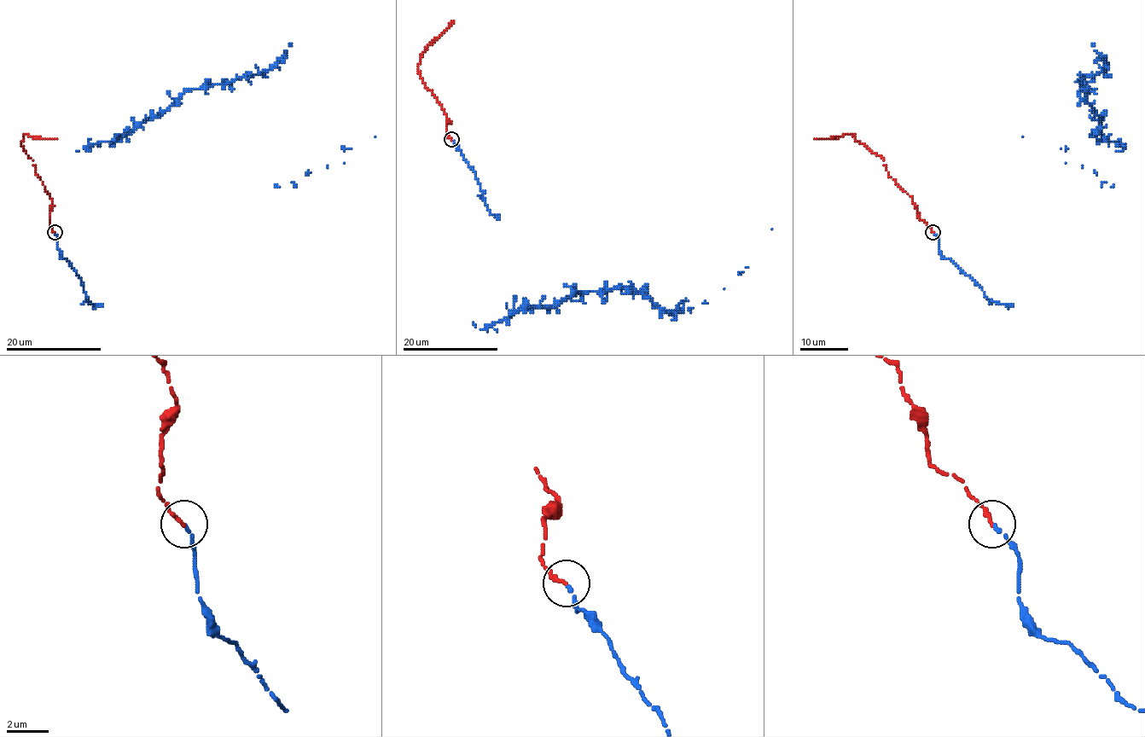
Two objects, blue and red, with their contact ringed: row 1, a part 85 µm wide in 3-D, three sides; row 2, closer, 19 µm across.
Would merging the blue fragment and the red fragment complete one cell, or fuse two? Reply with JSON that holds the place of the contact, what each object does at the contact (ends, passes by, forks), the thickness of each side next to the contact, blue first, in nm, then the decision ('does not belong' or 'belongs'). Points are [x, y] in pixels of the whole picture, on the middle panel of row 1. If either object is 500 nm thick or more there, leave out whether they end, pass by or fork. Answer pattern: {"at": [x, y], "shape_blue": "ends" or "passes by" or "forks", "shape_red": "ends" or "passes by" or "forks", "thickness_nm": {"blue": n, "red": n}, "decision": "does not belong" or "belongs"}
{"at": [451, 139], "shape_blue": "ends", "shape_red": "ends", "thickness_nm": {"blue": 140, "red": 200}, "decision": "belongs"}

